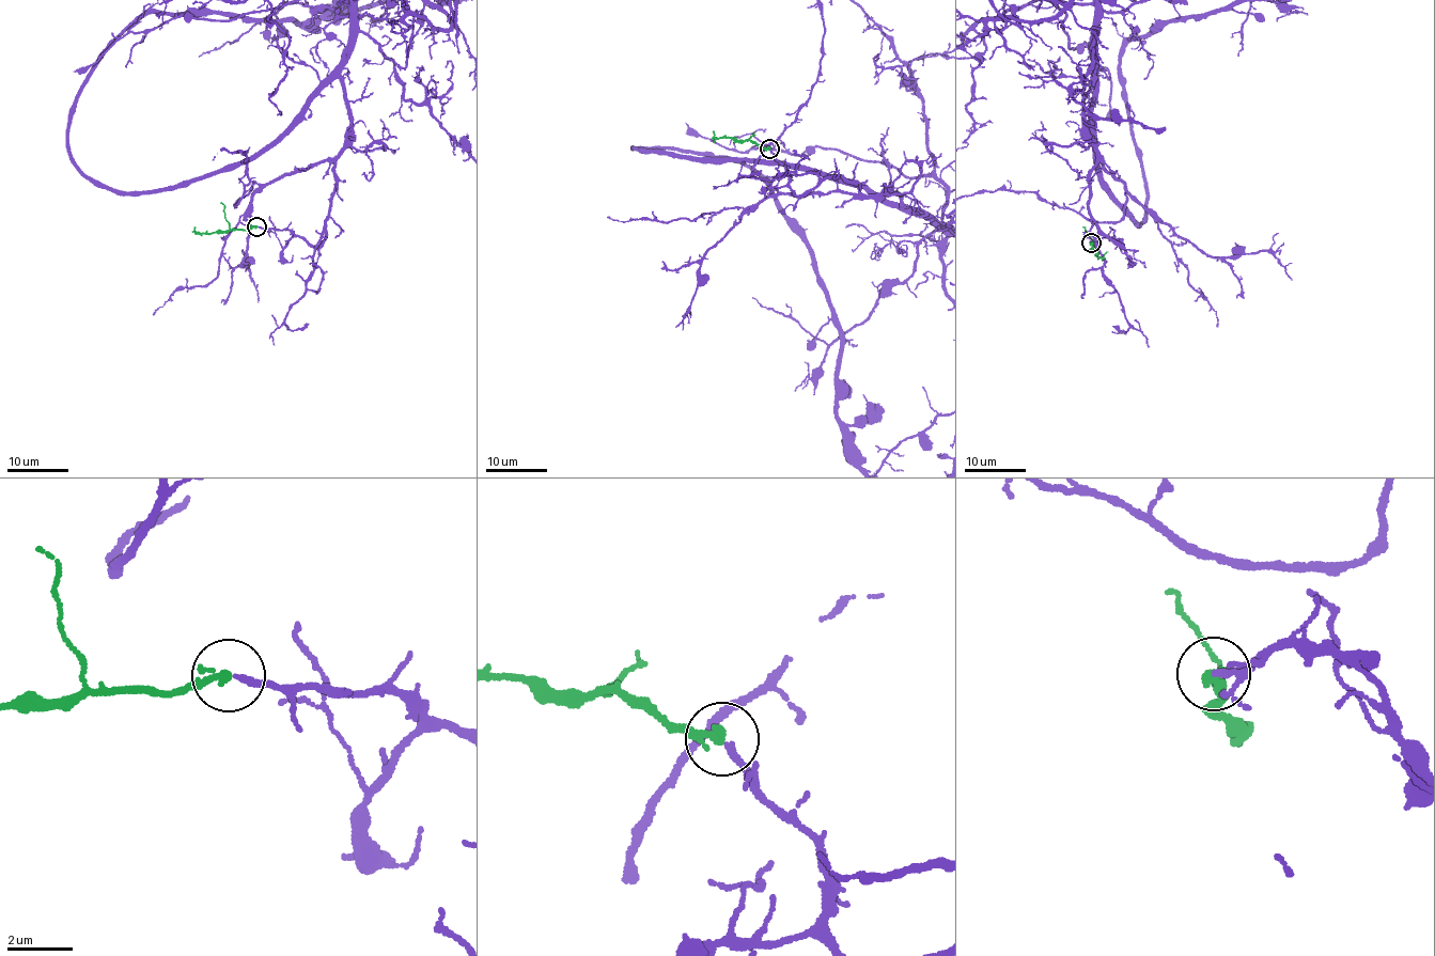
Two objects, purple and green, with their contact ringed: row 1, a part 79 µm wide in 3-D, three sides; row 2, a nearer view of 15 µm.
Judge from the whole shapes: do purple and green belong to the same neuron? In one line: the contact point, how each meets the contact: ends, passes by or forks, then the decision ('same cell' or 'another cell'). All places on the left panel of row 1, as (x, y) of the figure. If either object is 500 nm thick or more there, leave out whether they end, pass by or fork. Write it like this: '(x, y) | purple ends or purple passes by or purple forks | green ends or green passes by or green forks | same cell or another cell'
(256, 226) | purple ends | green ends | same cell

